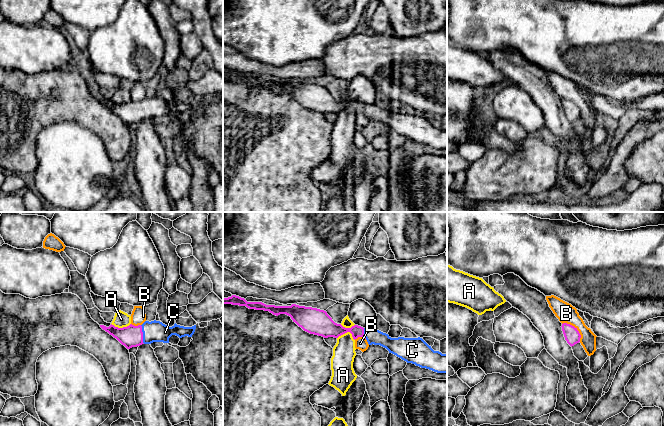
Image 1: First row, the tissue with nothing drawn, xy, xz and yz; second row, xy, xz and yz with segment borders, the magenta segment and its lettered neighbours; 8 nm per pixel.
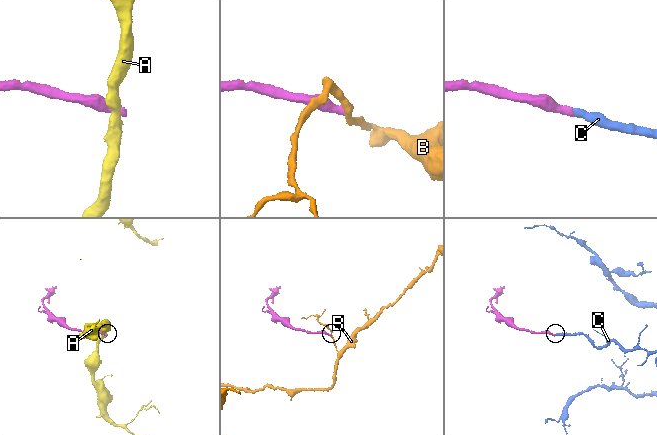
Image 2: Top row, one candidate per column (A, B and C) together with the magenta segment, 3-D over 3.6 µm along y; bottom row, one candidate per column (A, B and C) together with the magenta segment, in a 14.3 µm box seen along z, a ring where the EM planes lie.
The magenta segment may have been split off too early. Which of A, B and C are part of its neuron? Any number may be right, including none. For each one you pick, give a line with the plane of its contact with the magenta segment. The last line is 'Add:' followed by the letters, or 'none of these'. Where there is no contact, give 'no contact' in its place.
C: meets magenta in xy
Add: C

